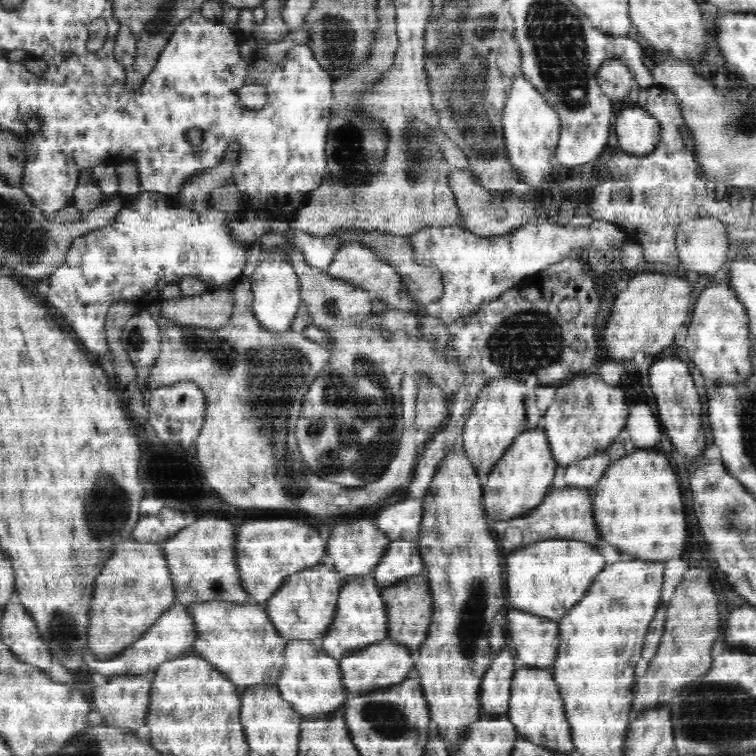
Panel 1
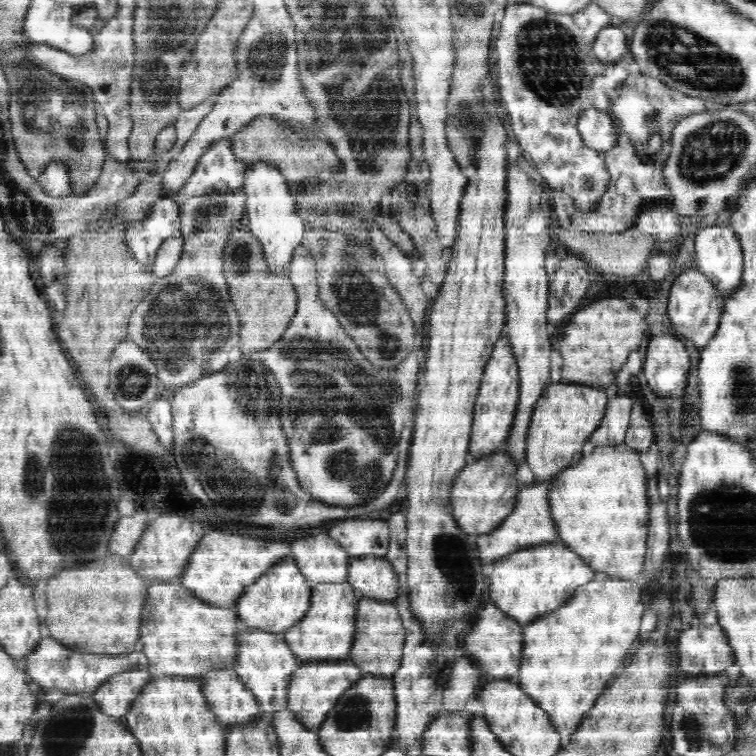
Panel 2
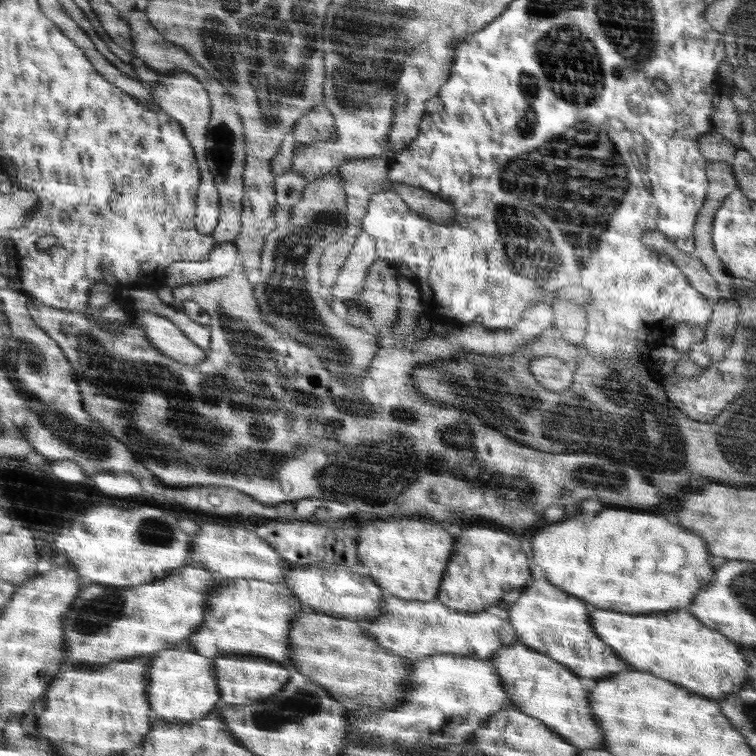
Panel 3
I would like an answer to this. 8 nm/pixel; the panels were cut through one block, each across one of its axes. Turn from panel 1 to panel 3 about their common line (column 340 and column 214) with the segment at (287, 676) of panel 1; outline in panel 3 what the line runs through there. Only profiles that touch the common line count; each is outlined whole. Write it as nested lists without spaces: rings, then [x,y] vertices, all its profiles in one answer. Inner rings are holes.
[[[178,645],[149,656],[145,680],[150,710],[153,710],[154,716],[162,716],[167,724],[200,721],[221,700],[213,659],[189,650],[187,645]]]

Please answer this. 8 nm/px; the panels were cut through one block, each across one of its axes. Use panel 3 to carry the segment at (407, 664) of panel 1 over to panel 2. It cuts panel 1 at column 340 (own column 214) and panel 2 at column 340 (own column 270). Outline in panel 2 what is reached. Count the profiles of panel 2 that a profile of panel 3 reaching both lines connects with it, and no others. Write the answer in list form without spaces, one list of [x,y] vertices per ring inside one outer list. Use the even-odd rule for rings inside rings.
[[[348,658],[332,662],[303,662],[290,678],[287,709],[295,714],[304,727],[317,733],[342,694],[364,676],[368,674]]]

